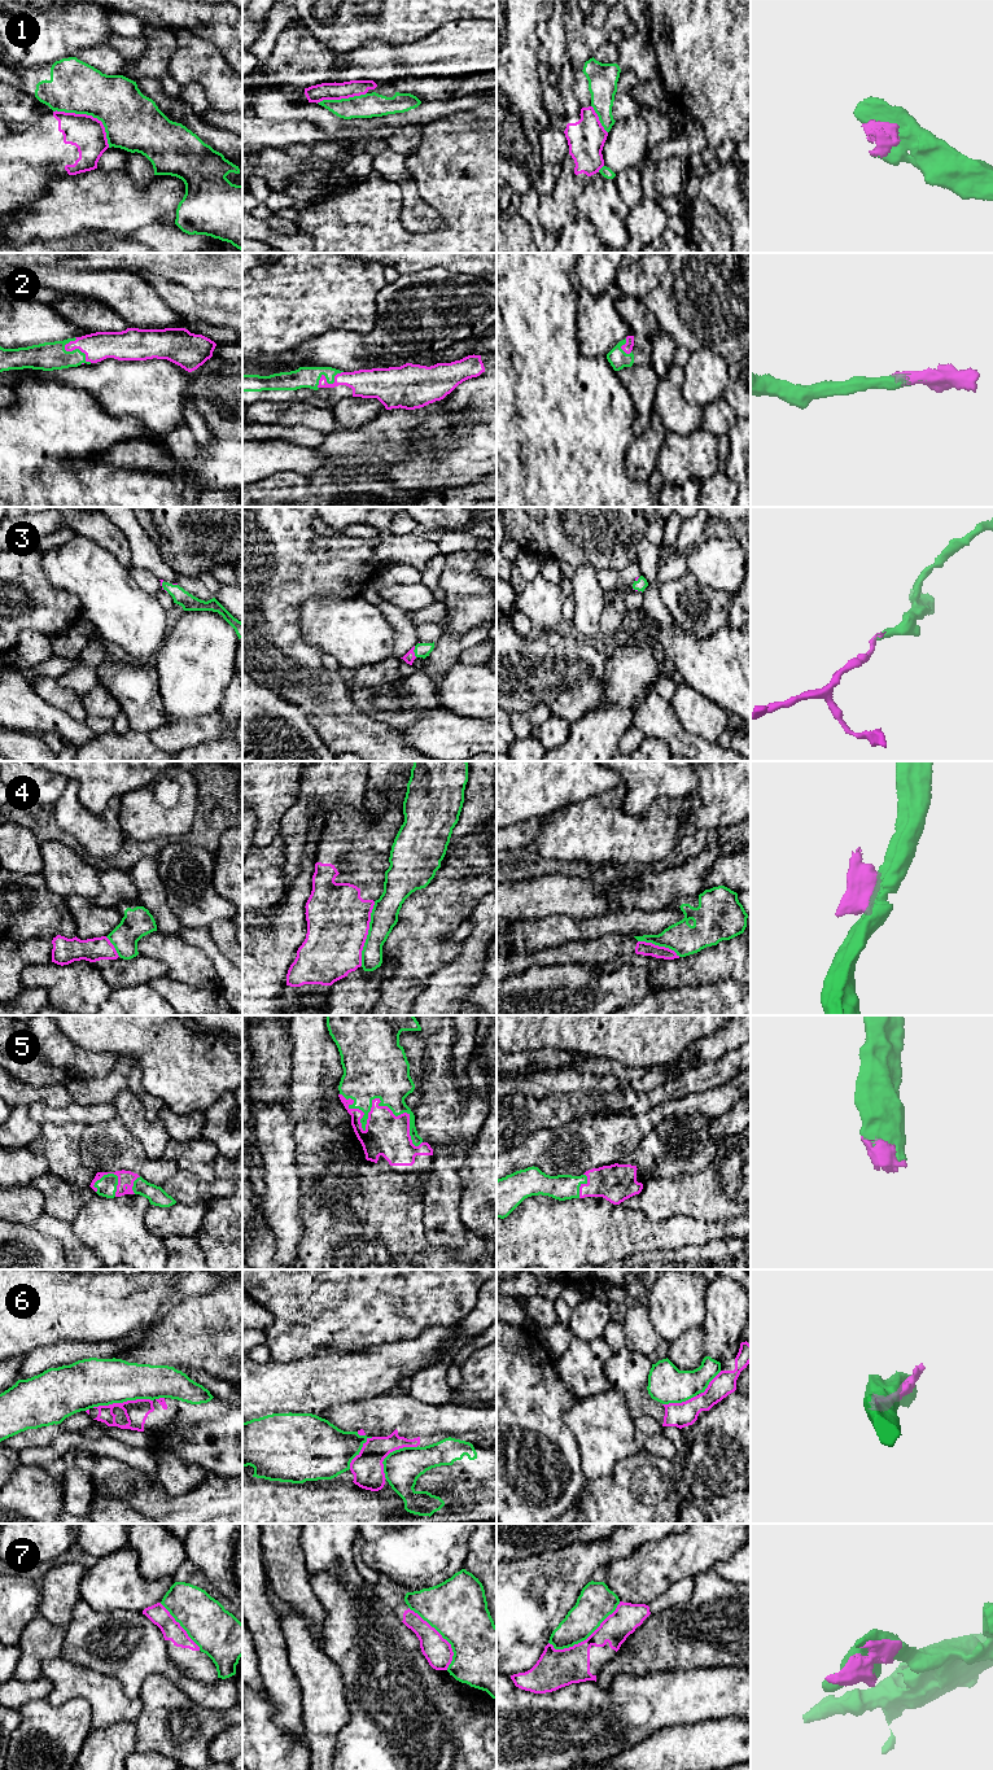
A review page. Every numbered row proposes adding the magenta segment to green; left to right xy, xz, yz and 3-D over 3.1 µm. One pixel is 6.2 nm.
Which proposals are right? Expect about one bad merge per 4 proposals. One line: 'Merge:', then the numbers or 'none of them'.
Merge: 2, 3, 5

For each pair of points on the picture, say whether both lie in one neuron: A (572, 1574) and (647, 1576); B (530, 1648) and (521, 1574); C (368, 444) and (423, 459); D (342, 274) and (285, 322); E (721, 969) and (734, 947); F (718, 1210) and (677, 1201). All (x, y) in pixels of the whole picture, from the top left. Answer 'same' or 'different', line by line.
A: different
B: same
C: different
D: same
E: same
F: same

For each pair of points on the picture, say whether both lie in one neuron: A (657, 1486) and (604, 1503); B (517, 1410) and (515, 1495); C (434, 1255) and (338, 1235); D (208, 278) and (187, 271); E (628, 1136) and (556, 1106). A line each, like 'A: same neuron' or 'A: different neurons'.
A: same neuron
B: same neuron
C: different neurons
D: same neuron
E: different neurons

